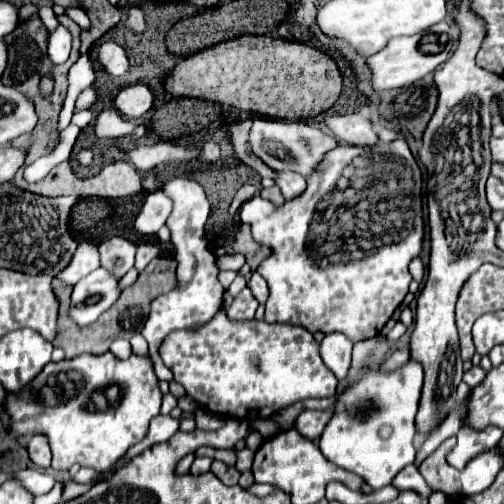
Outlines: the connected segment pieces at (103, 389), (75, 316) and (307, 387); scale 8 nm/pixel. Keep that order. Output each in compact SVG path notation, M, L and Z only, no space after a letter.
M108 351L104 355L78 355L58 363L50 361L22 391L6 393L4 413L10 415L10 435L26 437L40 433L50 441L56 471L68 471L74 463L102 471L114 465L130 445L148 435L148 423L160 413L160 401L162 393L150 357L130 355L130 359L122 361Z
M100 267L74 285L68 315L78 325L90 325L118 299L118 295L118 277Z
M220 309L206 325L196 329L178 329L172 331L160 345L160 357L164 365L174 373L174 379L186 389L202 409L222 417L238 417L246 421L266 419L278 409L288 407L296 401L308 397L332 397L336 395L338 379L322 363L318 353L318 343L314 335L298 325L288 323L266 323L258 319L250 321L232 321Z

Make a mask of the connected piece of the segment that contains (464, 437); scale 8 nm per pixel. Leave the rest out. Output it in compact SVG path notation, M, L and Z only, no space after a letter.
M482 429L482 433L458 433L456 447L448 453L448 463L462 471L470 459L498 445L502 429Z

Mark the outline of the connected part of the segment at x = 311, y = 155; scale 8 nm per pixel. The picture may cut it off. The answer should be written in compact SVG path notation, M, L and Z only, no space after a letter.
M256 117L250 129L250 147L252 147L252 153L260 157L268 167L298 171L306 177L310 169L316 169L324 153L336 147L336 141L330 135L324 135L320 129L310 127L302 121L286 121L286 119L280 121L280 119L258 119Z

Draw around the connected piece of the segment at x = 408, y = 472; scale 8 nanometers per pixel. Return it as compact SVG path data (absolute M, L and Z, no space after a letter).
M406 465L396 477L394 477L394 483L392 483L398 491L404 491L404 489L414 489L416 493L422 493L422 497L428 497L432 493L432 489L426 485L426 481L422 479L420 471L416 465Z

